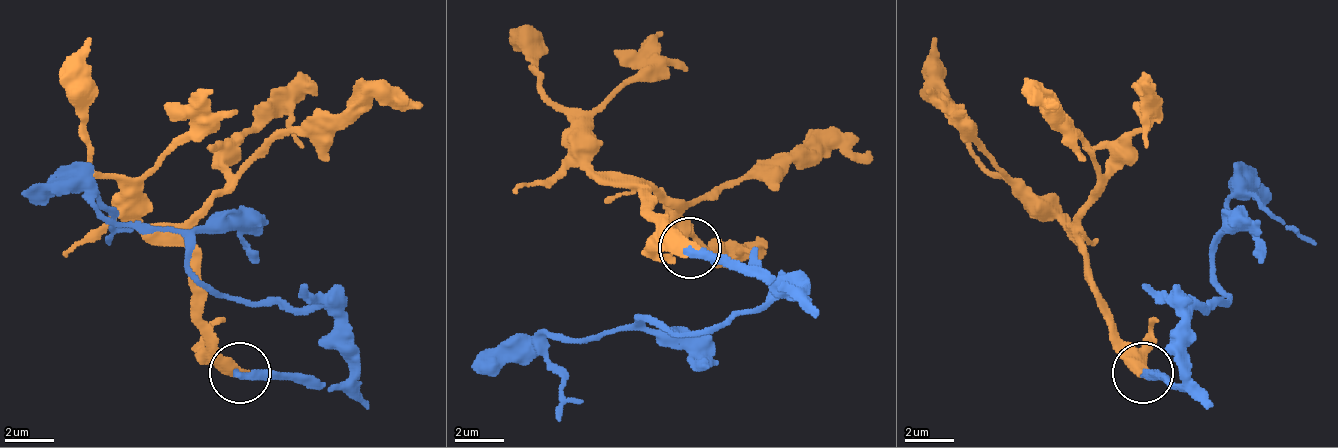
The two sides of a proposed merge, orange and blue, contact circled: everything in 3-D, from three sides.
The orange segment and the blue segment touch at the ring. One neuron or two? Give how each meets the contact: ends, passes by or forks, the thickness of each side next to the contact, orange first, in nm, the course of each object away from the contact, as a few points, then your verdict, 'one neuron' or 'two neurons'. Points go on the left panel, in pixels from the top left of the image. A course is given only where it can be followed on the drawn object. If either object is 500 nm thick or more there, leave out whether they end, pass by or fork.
600/360 nm | orange via (238, 371), (202, 316), (190, 249), (196, 219), (275, 140), (330, 128), (378, 103), (403, 103), (421, 109) | blue via (238, 371), (342, 383), (348, 335), (324, 310), (220, 298), (177, 231), (116, 225), (92, 195), (104, 243) | one neuron

